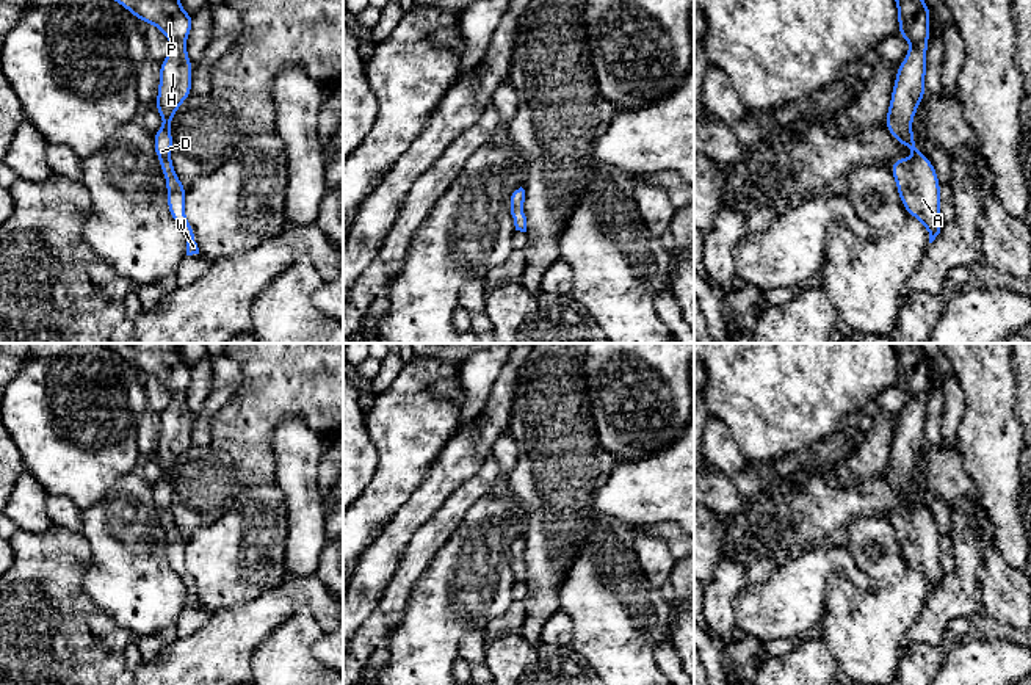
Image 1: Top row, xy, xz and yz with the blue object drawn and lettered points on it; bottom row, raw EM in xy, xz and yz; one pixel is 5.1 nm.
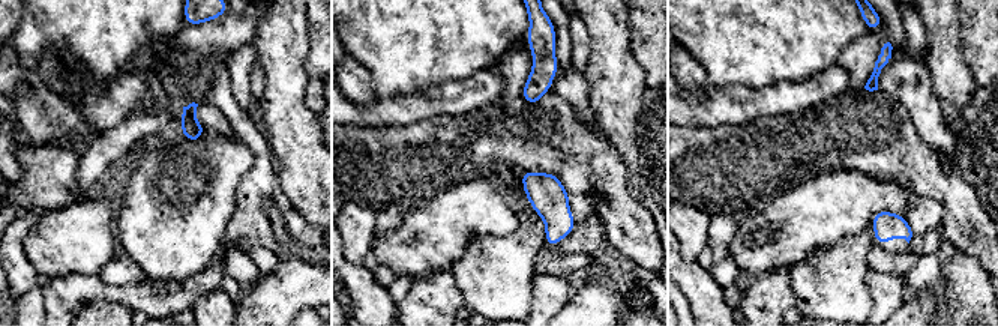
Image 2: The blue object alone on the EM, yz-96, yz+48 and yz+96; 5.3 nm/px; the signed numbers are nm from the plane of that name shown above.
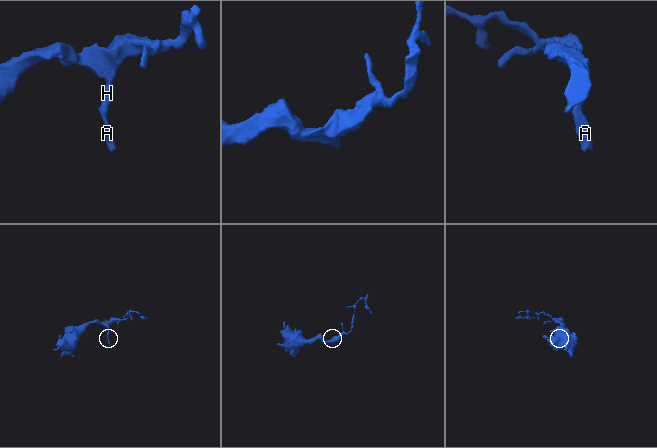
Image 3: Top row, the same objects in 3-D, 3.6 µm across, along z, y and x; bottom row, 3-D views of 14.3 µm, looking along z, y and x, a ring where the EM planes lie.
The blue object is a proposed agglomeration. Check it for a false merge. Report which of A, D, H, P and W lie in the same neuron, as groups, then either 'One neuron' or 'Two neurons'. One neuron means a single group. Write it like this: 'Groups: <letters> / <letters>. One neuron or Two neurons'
Groups: A D H P W. One neuron

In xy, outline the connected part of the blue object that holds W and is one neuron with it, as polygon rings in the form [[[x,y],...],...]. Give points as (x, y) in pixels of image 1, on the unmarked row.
[[[103,343],[136,370],[155,376],[169,390],[171,401],[160,415],[158,447],[155,461],[163,475],[154,489],[154,500],[160,513],[168,541],[168,561],[186,589],[186,607],[199,605],[196,583],[185,567],[186,539],[182,536],[171,509],[171,472],[182,453],[191,447],[193,417],[186,404],[186,389],[193,378],[193,367],[180,356],[180,343]]]

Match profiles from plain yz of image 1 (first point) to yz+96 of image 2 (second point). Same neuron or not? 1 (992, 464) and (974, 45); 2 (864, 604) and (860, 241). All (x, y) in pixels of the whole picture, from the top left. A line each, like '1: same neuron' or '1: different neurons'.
1: different neurons
2: same neuron

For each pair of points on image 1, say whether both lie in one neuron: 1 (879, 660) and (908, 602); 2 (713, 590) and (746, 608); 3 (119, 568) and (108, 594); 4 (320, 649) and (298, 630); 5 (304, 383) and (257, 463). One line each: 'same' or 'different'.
1: same
2: different
3: same
4: different
5: same

